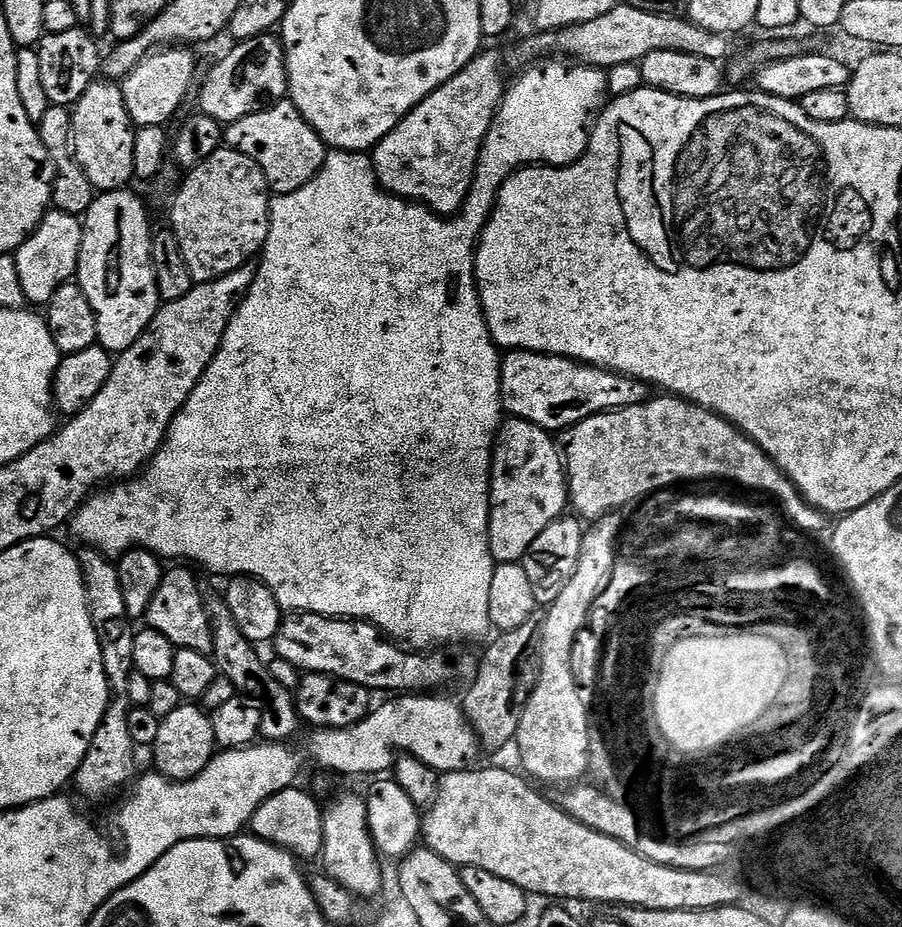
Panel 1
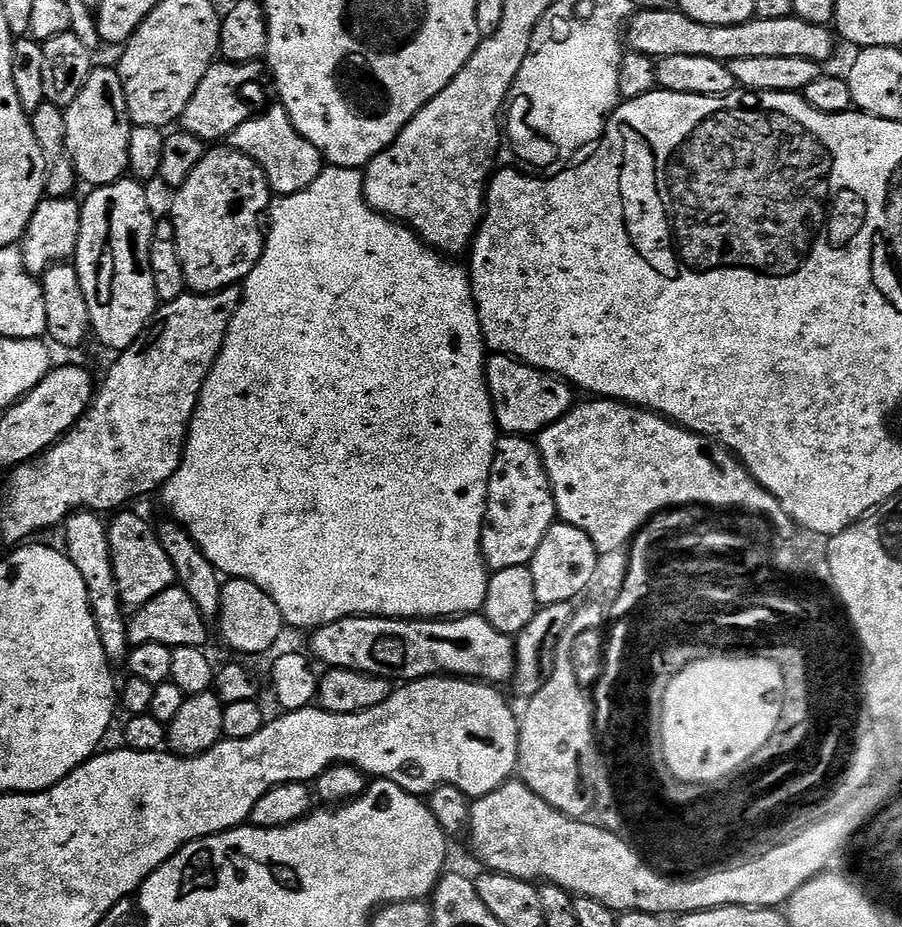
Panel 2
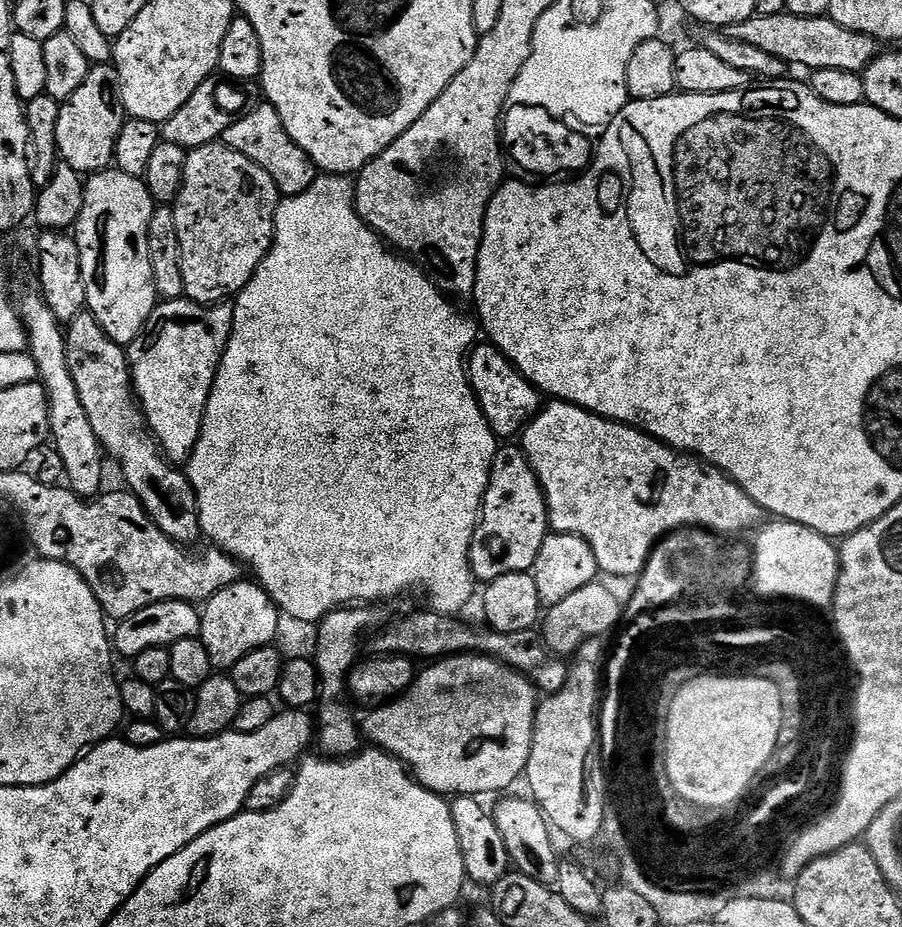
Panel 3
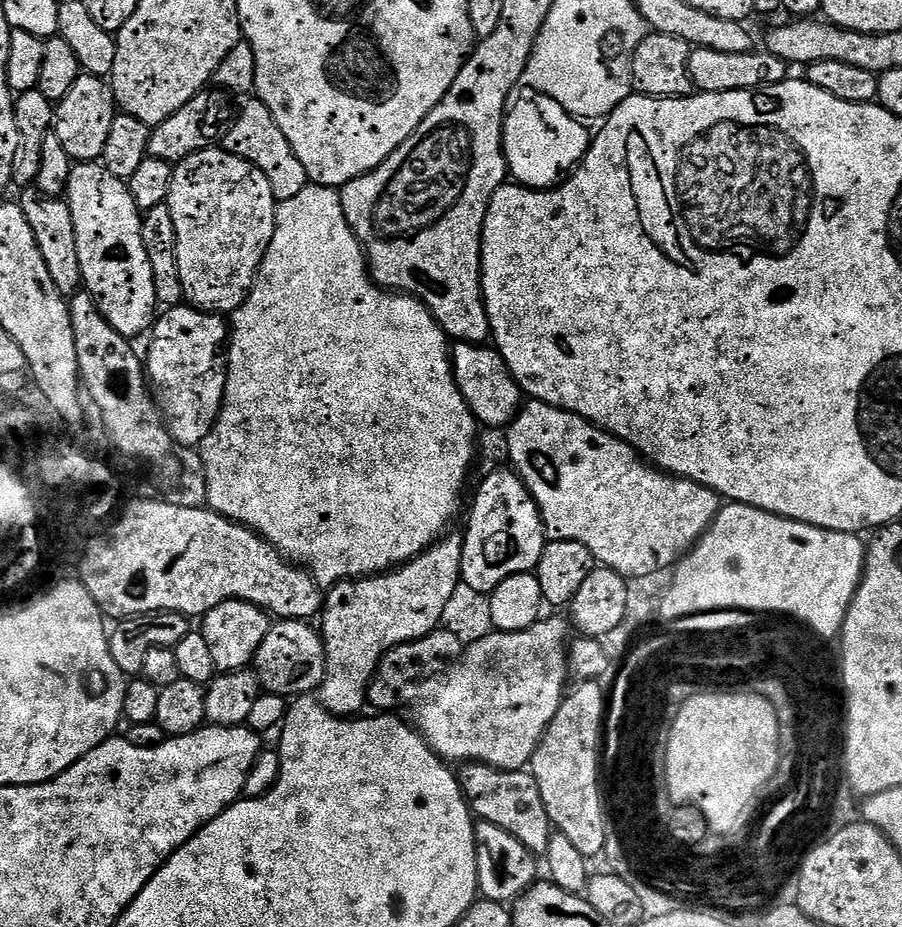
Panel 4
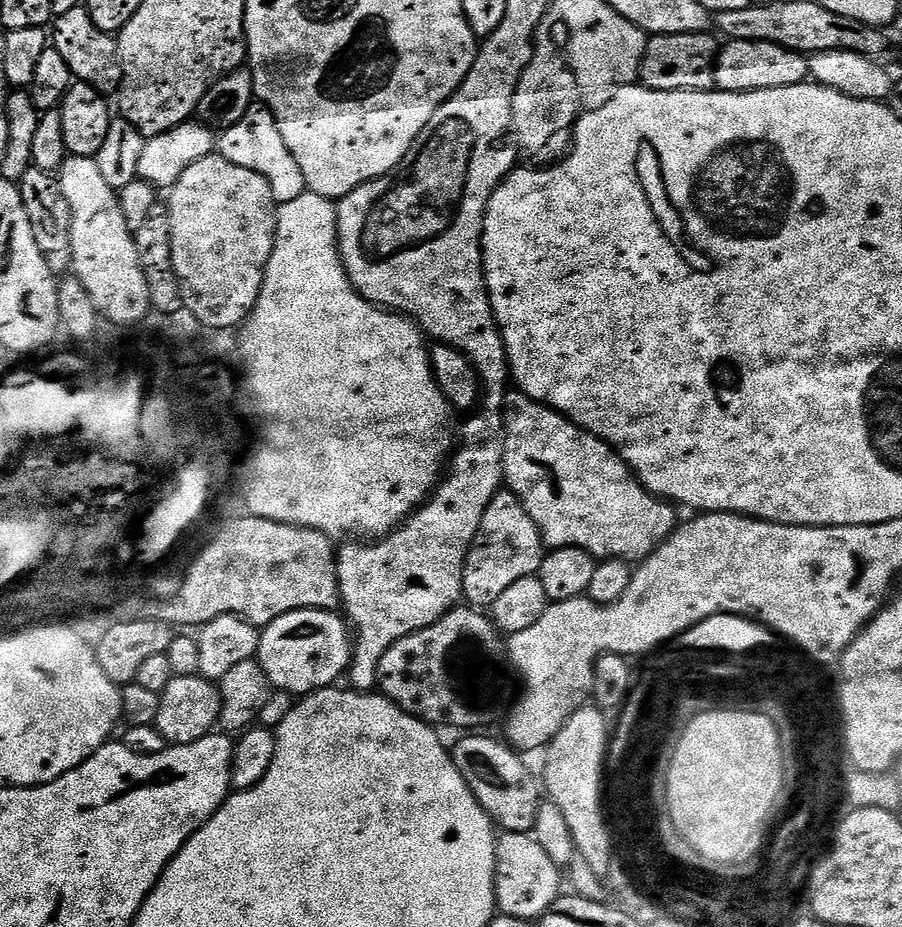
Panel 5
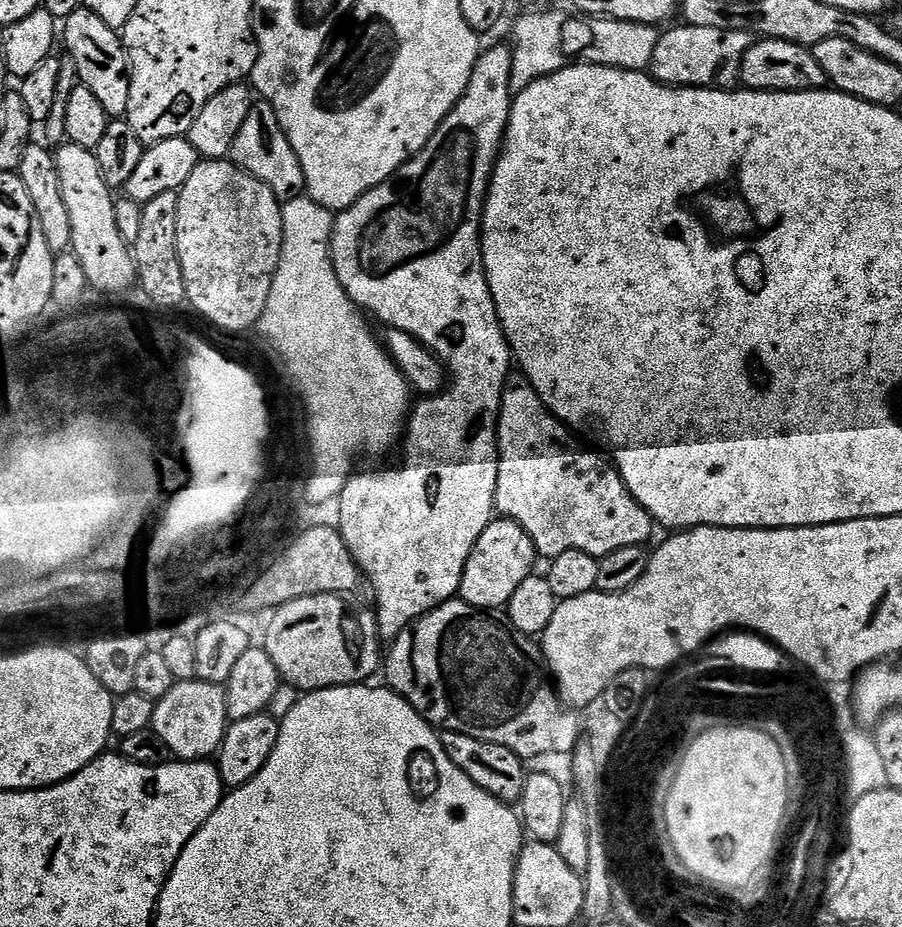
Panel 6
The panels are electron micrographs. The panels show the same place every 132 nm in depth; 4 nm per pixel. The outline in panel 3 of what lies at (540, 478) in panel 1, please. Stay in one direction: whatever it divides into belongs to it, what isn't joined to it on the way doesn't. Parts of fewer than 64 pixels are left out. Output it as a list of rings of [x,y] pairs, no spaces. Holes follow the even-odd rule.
[[[497,447],[480,523],[468,555],[473,577],[487,582],[502,578],[502,574],[531,572],[538,550],[542,550],[542,542],[549,535],[548,504],[544,501],[544,491],[540,489],[540,479],[524,456],[523,447]]]

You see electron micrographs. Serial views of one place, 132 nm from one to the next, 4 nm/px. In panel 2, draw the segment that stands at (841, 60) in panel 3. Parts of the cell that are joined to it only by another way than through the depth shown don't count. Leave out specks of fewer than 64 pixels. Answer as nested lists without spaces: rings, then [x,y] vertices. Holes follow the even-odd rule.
[[[672,8],[637,11],[626,24],[627,47],[653,58],[686,54],[690,58],[714,58],[728,65],[738,58],[810,58],[825,62],[838,45],[831,27],[802,22],[796,16],[767,22],[753,18],[734,26],[706,26],[706,22],[694,22],[685,12]]]

